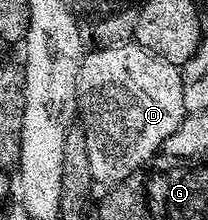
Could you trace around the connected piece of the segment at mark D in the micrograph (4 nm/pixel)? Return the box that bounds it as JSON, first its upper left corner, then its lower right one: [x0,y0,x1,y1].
[77,44,188,188]

